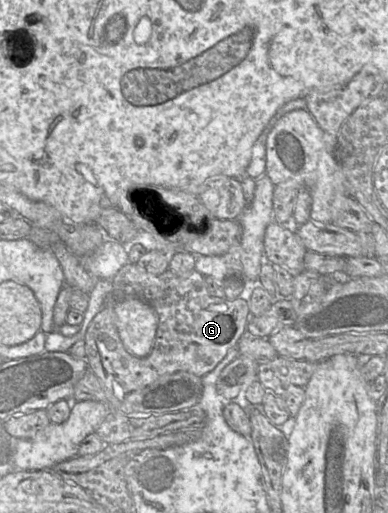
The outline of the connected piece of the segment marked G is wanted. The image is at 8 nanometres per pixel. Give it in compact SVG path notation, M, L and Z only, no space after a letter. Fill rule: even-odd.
M127 263L113 277L112 291L85 333L87 367L104 385L110 405L119 405L126 394L152 384L165 374L186 371L202 377L211 372L229 349L238 344L249 319L246 300L212 297L207 291L204 276L196 269L185 273L168 269L161 274L152 274L137 264ZM129 298L144 300L158 316L152 350L143 358L136 357L124 347L116 327L114 309Z

